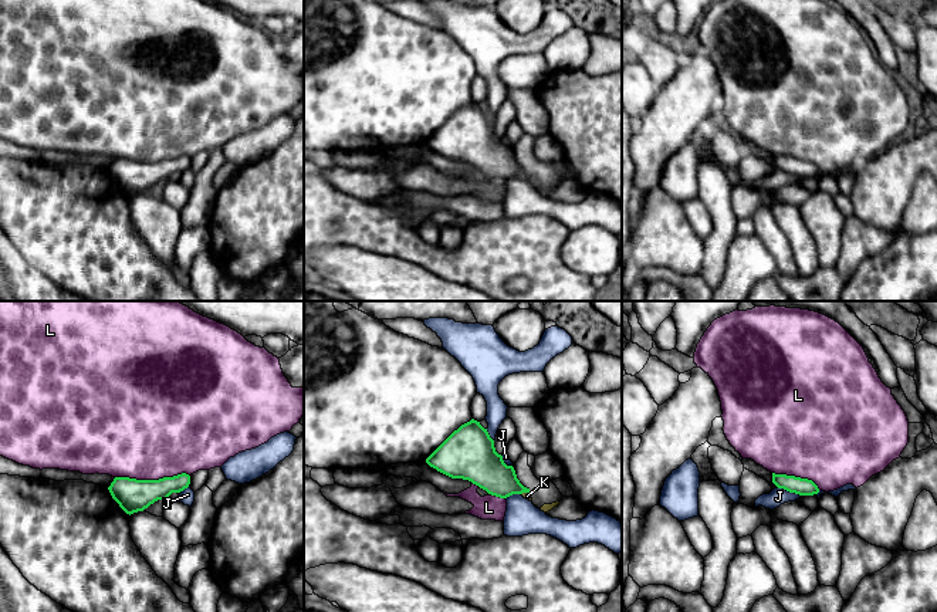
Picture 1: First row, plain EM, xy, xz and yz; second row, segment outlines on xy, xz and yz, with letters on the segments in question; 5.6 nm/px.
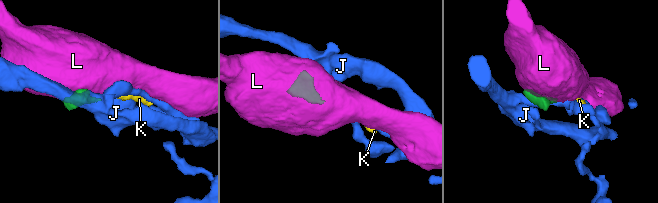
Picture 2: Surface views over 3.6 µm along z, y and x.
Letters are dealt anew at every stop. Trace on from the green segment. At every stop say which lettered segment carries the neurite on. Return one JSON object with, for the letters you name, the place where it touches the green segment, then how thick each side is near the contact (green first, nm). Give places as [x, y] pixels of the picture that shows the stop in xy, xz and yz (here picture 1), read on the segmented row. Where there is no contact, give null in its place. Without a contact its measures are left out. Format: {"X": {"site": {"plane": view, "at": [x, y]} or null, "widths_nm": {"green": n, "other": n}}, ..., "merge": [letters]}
{"K": {"site": {"plane": "xz", "at": [524, 492]}, "widths_nm": {"green": 200, "other": 40}}, "merge": ["K"]}

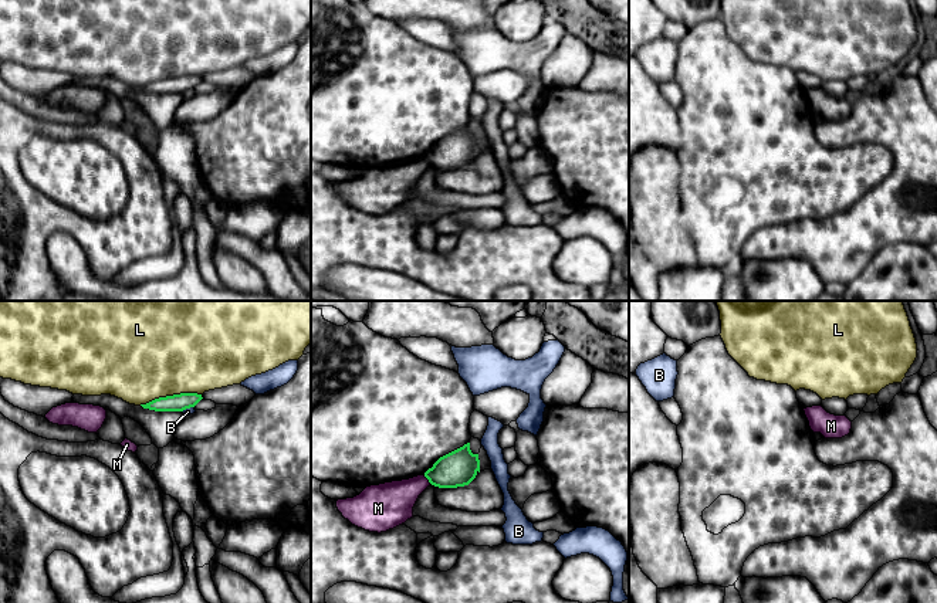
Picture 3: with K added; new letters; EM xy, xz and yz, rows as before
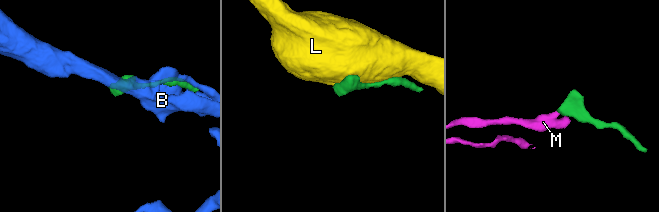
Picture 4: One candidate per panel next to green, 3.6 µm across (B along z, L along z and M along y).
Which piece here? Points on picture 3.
{"merge": []}

